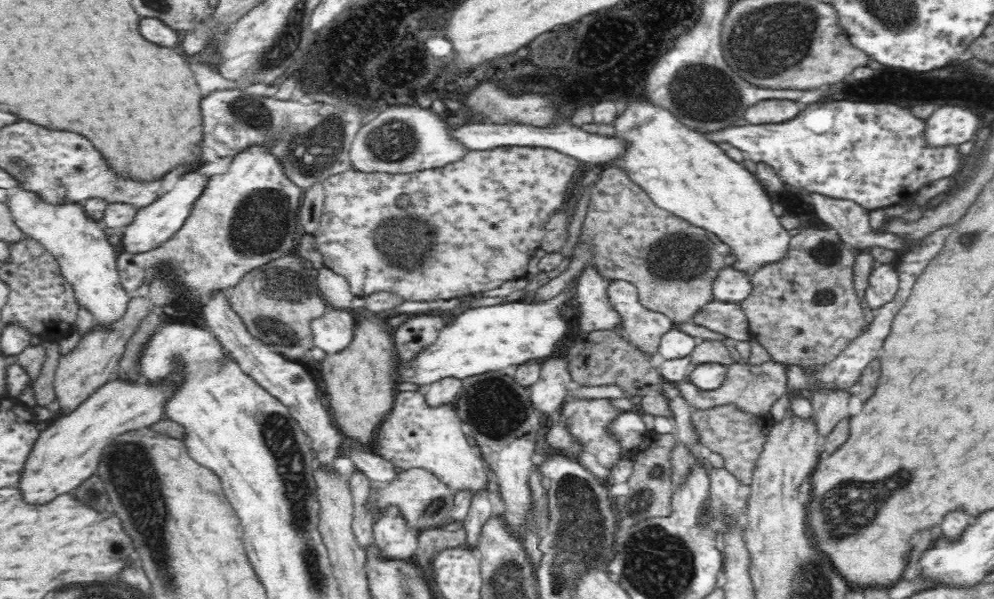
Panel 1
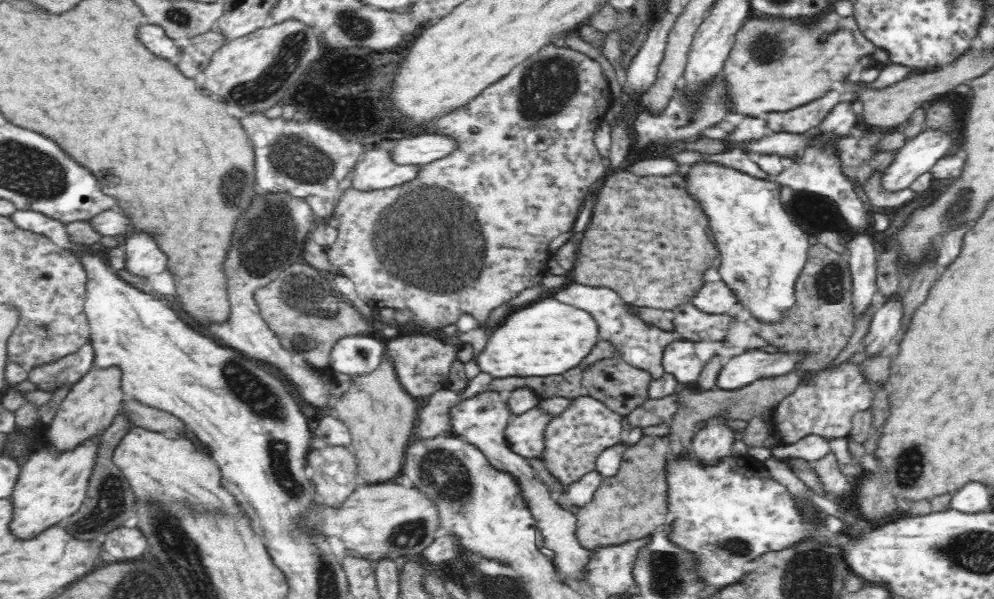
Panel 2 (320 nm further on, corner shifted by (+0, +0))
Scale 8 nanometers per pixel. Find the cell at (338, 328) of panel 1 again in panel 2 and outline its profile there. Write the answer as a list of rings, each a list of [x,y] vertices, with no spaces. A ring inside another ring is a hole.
[[[352,335],[338,339],[331,352],[331,366],[342,374],[360,375],[371,373],[385,357],[386,346],[382,337]]]

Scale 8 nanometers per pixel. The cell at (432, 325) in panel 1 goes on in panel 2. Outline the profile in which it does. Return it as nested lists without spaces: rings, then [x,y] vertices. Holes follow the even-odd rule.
[[[404,336],[404,338],[392,338],[386,342],[386,356],[393,363],[397,377],[404,390],[412,396],[432,396],[435,392],[444,389],[450,368],[454,360],[458,358],[456,352],[461,346],[458,344],[458,336],[452,341],[444,341],[430,336]]]

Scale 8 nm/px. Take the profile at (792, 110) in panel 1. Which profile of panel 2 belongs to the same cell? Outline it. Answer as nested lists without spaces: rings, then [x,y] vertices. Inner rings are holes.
[[[832,89],[822,98],[815,99],[806,106],[778,112],[778,114],[767,113],[767,128],[777,131],[790,131],[790,133],[801,133],[810,131],[811,128],[819,126],[828,116],[828,113],[840,102],[842,102],[841,91]]]

